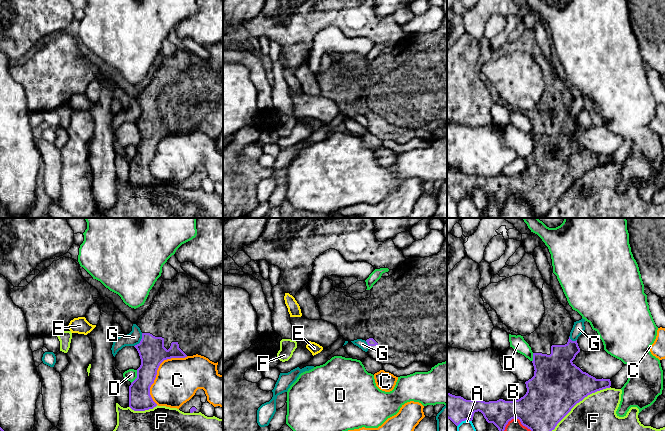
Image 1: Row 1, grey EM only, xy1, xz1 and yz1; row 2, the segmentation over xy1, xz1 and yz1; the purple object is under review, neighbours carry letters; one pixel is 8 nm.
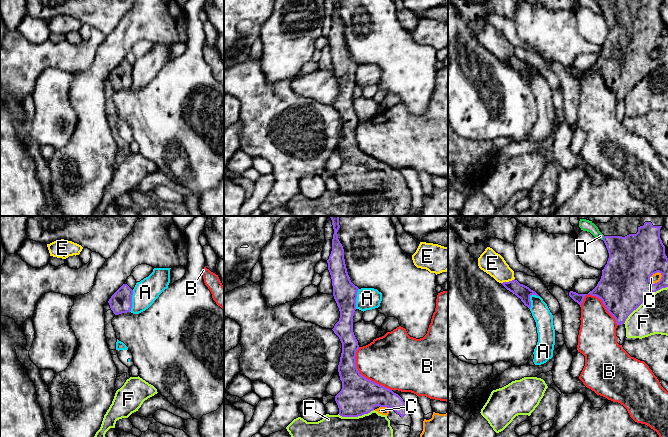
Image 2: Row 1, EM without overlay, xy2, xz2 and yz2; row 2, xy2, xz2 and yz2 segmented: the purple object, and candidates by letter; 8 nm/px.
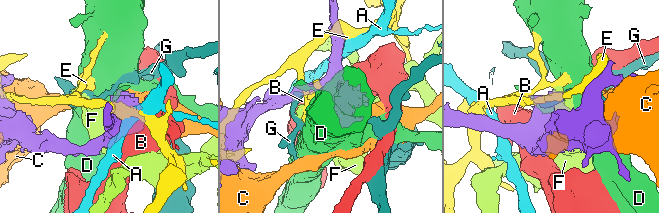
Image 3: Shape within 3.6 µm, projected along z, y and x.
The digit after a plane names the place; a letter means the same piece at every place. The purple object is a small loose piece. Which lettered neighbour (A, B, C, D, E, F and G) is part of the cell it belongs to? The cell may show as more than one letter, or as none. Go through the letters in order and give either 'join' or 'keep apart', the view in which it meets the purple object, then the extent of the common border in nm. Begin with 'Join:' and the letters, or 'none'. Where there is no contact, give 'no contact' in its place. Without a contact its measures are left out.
Join: none
A: keep apart; contact in xy2; length 180 nm
B: keep apart; contact in xz2; length 440 nm
C: keep apart; contact in xy1; length 460 nm
D: keep apart; contact in xy1; length 120 nm
E: keep apart; contact in yz2; length 120 nm
F: keep apart; contact in yz1; length 650 nm
G: keep apart; contact in xy1; length 130 nm

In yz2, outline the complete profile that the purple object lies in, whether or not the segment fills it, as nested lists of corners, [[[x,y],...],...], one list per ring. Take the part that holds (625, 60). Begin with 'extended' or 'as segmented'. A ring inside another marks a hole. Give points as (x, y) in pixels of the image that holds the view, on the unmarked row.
extended | [[[596,0],[603,10],[609,29],[607,40],[597,62],[588,70],[602,76],[617,101],[624,100],[628,92],[656,67],[668,63],[668,34],[660,14],[664,0]],[[659,48],[662,53],[653,60],[650,53]]]

